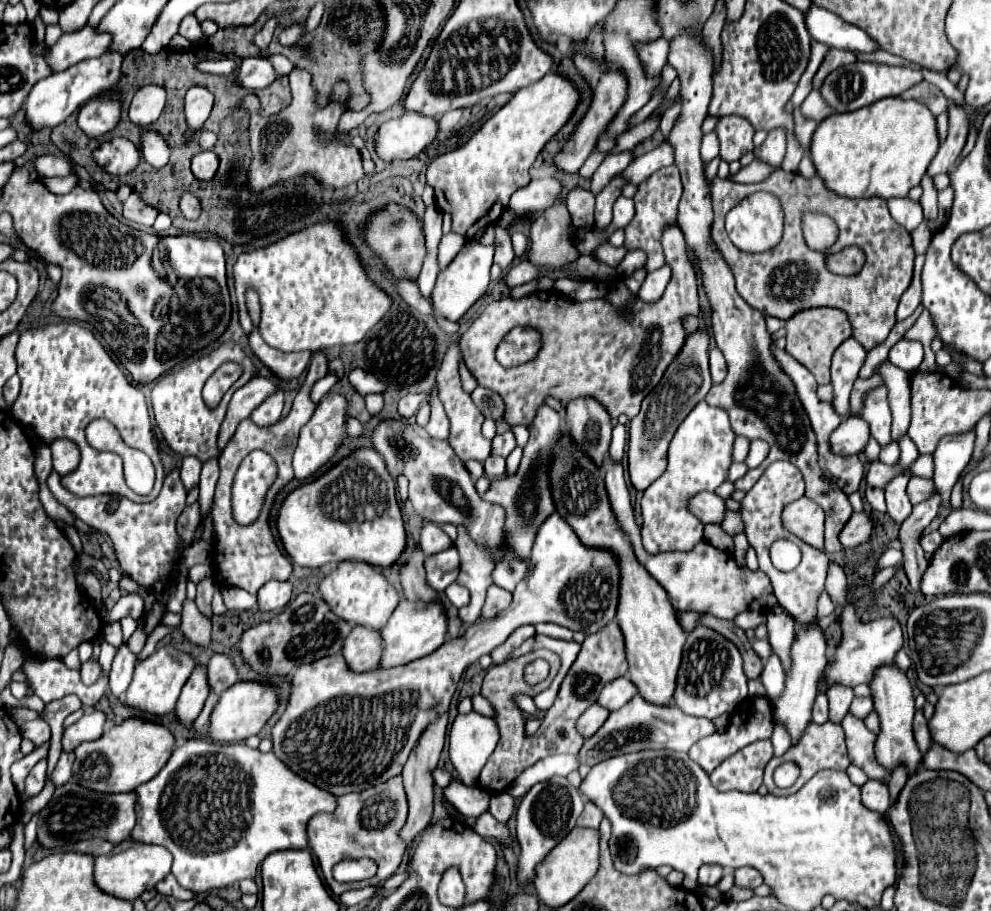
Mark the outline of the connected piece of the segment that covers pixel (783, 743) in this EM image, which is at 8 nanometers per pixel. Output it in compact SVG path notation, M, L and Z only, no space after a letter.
M775 723L775 731L773 731L771 741L773 741L773 747L775 747L775 755L777 755L777 757L781 757L781 755L791 747L789 737L785 735L785 729L783 729L781 723Z

